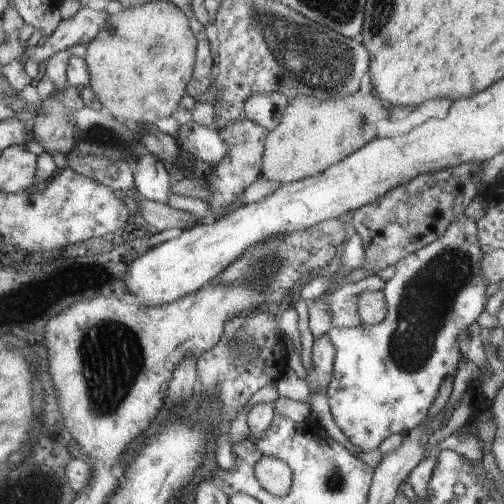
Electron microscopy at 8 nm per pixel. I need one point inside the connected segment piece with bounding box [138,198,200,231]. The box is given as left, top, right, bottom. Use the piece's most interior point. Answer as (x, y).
(160, 215)

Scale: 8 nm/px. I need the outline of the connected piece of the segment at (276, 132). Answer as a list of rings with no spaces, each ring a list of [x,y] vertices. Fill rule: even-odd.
[[[358,90],[343,97],[325,99],[295,96],[287,104],[281,123],[268,133],[261,177],[285,185],[321,173],[376,138],[376,124],[389,116],[374,92],[362,94]]]

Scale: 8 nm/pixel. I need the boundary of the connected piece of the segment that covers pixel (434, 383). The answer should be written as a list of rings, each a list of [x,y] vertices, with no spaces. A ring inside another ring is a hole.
[[[465,213],[459,214],[442,236],[395,264],[396,274],[385,282],[382,290],[388,310],[381,323],[360,323],[355,327],[332,326],[327,331],[335,346],[333,377],[325,390],[330,412],[336,426],[362,452],[372,452],[388,436],[406,436],[408,431],[422,425],[442,382],[448,376],[455,376],[461,355],[456,343],[457,336],[463,334],[485,310],[485,290],[488,285],[481,277],[483,254],[477,237],[477,222]]]

